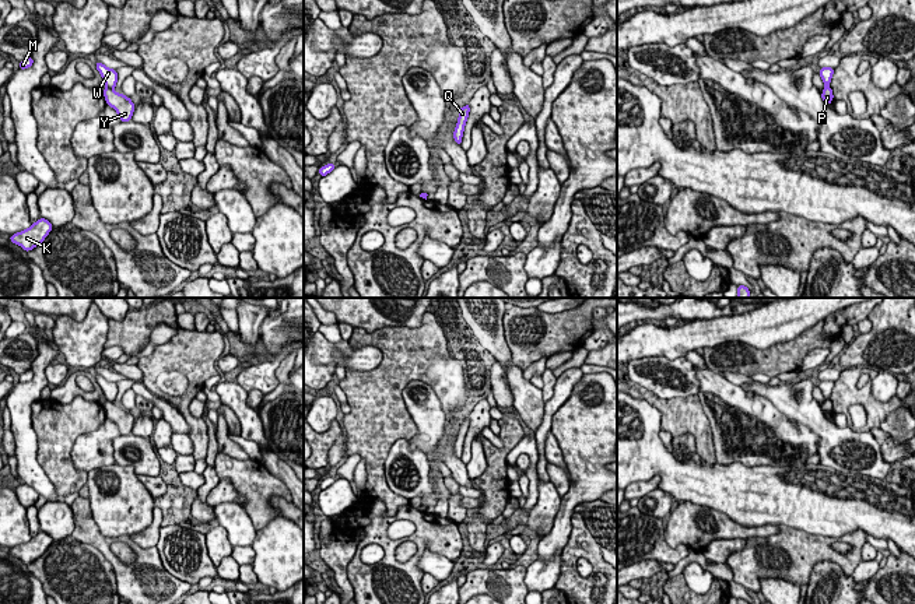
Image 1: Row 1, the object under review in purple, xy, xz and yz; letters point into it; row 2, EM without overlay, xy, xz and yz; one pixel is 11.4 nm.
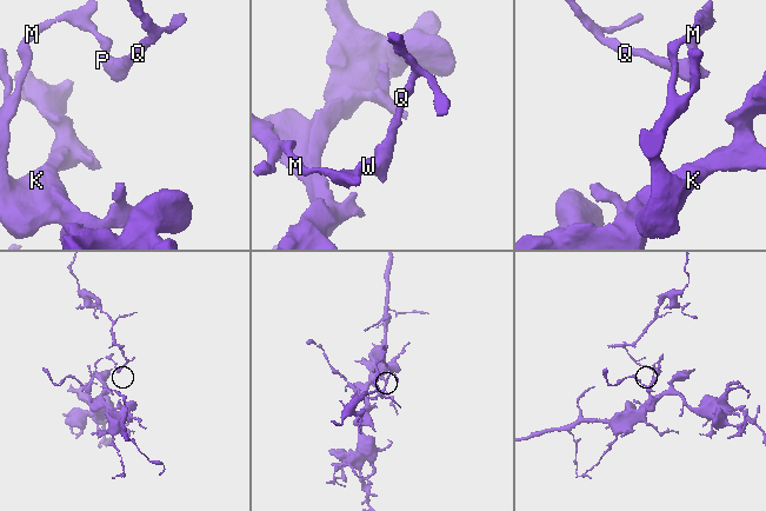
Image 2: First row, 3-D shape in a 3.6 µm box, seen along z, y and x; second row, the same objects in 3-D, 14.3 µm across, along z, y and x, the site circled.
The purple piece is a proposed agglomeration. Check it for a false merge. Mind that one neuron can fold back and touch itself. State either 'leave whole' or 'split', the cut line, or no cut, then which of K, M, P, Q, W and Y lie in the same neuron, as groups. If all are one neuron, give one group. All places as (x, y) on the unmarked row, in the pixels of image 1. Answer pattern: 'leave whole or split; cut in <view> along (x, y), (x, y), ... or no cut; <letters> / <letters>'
split; cut in xy along (107, 399), (112, 401); K M W / P Q Y

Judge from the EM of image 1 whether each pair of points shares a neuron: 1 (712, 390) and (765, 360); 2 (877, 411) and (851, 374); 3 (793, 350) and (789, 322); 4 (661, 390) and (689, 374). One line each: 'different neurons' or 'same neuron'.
1: different neurons
2: same neuron
3: different neurons
4: same neuron

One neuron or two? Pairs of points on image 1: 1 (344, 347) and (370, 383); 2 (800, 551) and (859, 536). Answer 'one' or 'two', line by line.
1: two
2: one

